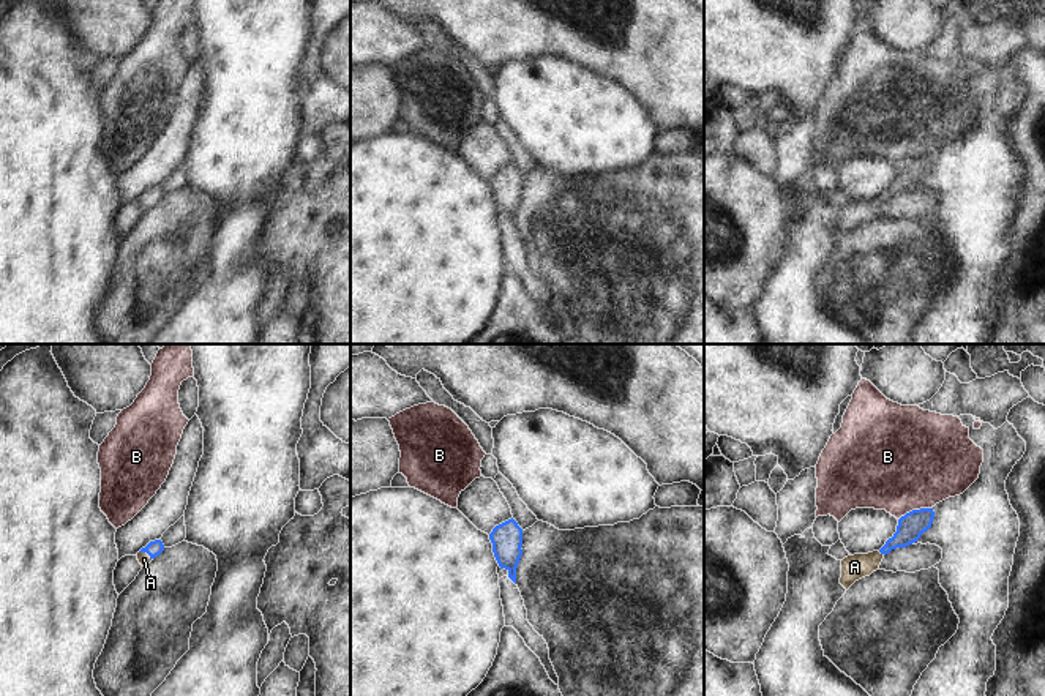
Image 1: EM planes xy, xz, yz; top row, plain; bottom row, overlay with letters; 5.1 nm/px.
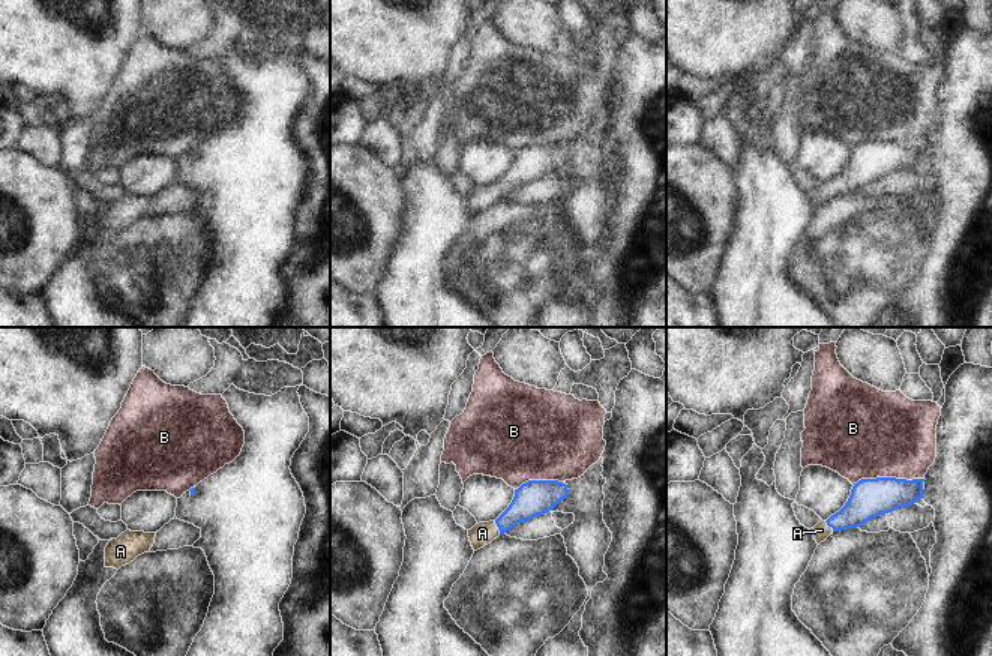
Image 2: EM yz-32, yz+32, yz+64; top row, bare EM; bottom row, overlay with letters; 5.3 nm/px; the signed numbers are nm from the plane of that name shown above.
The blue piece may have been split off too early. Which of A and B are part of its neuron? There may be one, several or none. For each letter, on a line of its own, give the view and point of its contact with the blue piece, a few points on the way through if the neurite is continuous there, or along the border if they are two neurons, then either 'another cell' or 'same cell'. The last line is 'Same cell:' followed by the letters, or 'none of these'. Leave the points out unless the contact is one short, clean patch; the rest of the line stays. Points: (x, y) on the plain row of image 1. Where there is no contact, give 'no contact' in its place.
A: meets blue in xy at (146, 198); runs through xy (153, 194), (146, 198), (144, 205); same cell
B: meets blue in yz at (914, 157); another cell
Same cell: A

